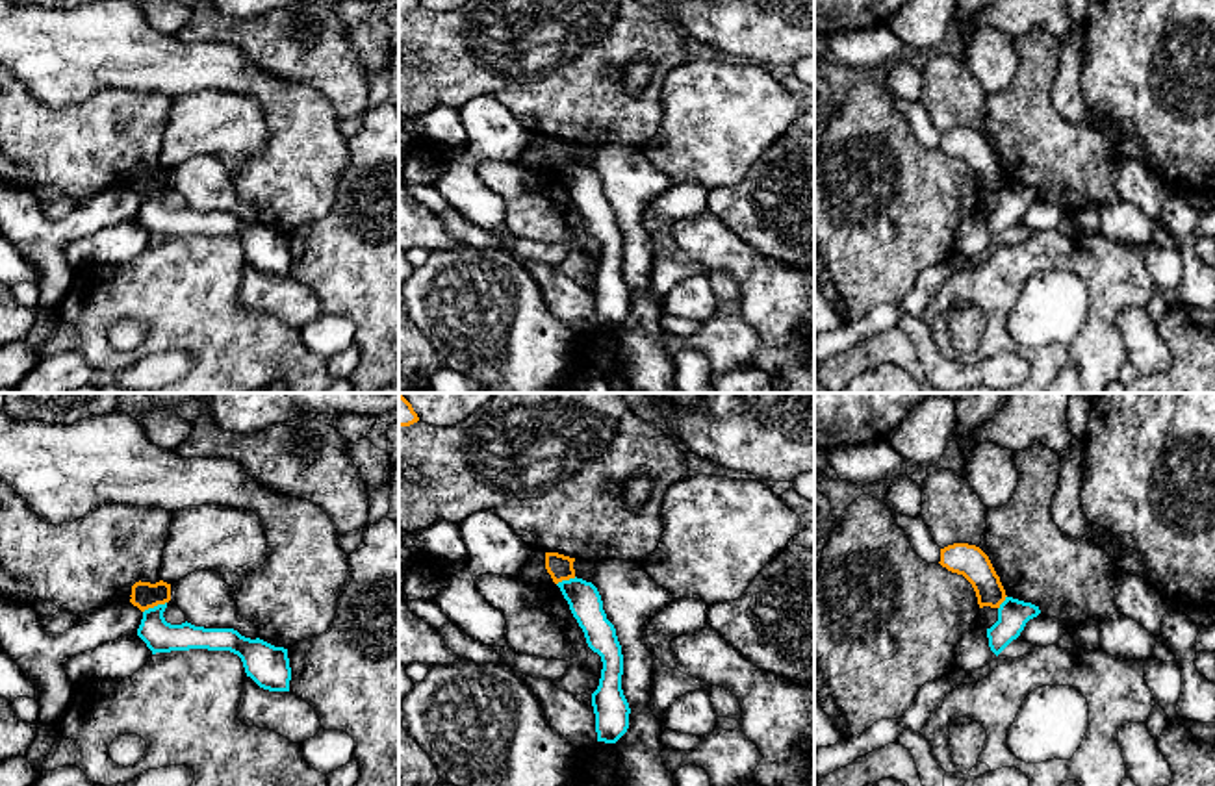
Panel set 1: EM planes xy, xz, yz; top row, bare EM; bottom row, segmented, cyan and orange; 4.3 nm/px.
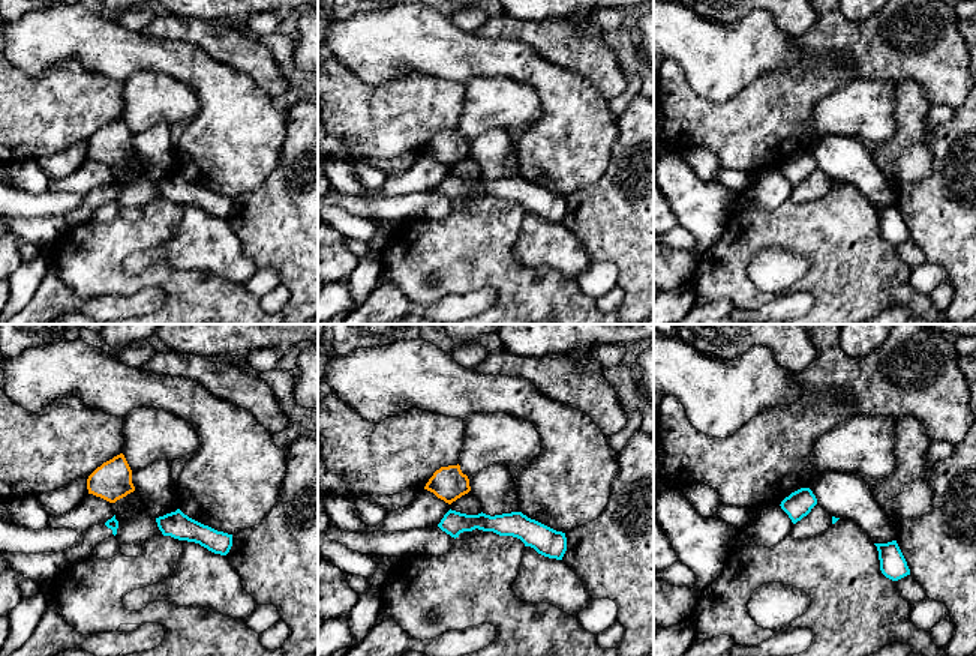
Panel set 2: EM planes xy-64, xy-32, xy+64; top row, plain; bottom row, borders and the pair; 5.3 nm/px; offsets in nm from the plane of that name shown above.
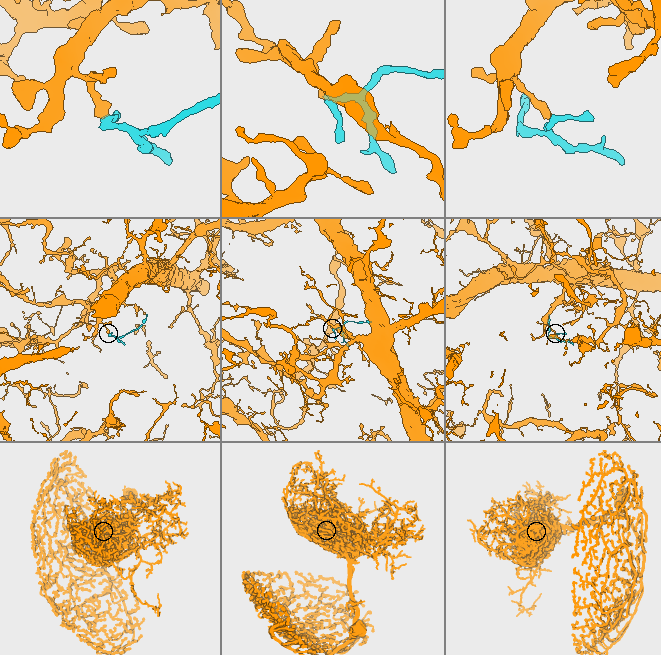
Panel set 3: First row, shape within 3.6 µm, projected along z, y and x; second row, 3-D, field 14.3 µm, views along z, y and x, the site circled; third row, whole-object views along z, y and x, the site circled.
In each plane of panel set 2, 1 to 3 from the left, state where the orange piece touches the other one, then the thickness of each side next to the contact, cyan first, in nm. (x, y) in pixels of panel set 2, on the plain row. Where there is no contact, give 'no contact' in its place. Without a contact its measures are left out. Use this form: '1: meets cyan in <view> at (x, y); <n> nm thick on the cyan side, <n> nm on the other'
1: no contact
2: no contact
3: no contact

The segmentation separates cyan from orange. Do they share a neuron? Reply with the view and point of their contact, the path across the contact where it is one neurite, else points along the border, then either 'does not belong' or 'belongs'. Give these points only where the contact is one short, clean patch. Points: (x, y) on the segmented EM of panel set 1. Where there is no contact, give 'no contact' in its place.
xy (154, 607) | along xy (166, 601), (143, 612) | does not belong

